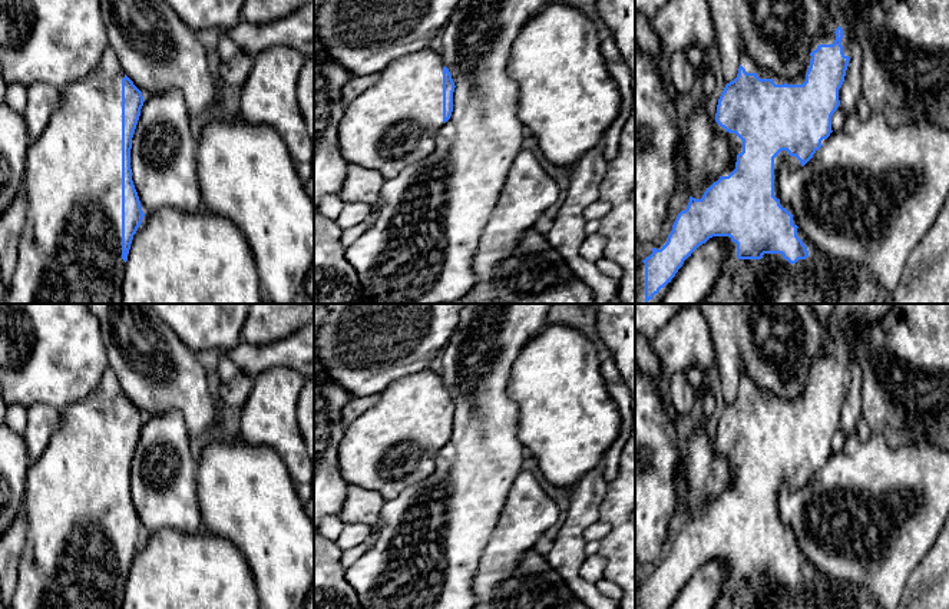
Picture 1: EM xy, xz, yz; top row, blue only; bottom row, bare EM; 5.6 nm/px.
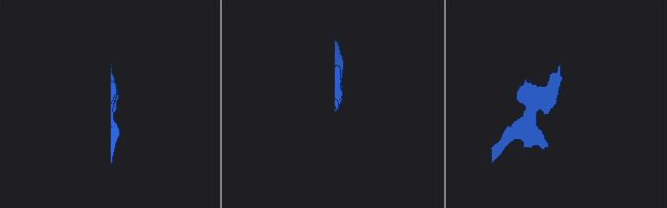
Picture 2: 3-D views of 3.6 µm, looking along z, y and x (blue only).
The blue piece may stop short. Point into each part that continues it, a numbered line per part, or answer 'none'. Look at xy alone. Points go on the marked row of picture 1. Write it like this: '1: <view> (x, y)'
1: xy (70, 250)

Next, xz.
1: xz (392, 125)

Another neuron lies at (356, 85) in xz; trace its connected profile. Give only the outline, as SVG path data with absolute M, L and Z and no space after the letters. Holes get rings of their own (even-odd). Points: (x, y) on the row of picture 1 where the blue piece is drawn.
M380 73L353 76L341 90L341 100L344 106L348 106L356 97L358 97L366 89L376 85L380 79Z

